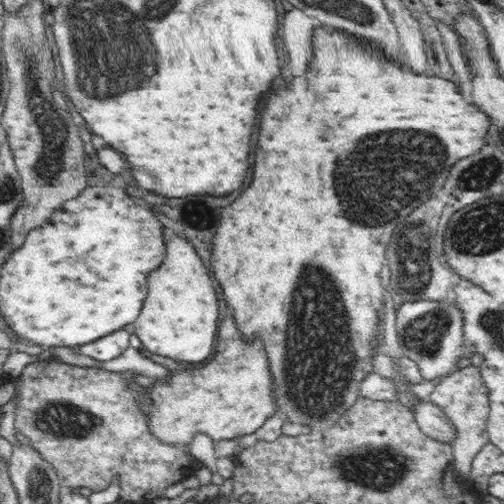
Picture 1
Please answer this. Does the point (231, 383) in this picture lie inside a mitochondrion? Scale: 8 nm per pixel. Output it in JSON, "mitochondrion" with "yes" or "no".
{"mitochondrion":"no"}

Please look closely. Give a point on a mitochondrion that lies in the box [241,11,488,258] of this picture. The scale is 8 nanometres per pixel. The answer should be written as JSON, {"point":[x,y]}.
{"point":[388,171]}

